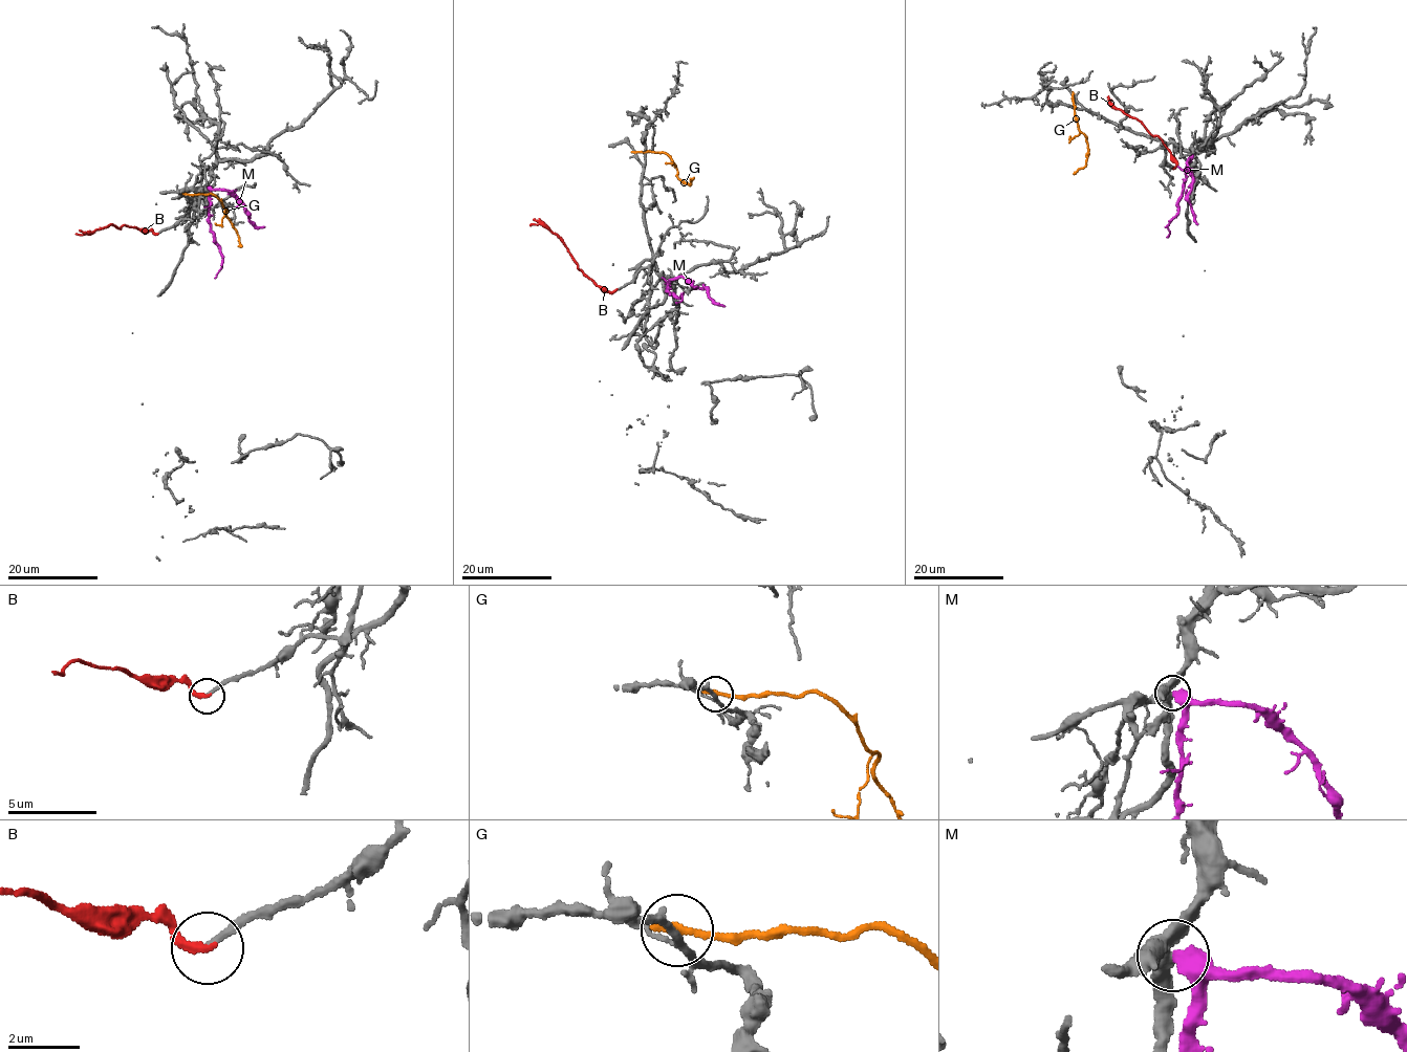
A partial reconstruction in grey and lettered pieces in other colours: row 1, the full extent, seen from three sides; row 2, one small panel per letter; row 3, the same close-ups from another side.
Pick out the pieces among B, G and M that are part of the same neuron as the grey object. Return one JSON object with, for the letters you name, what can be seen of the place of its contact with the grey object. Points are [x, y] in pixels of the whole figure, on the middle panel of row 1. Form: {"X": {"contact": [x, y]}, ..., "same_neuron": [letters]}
{"B": {"contact": [615, 289]}, "same_neuron": ["B"]}

